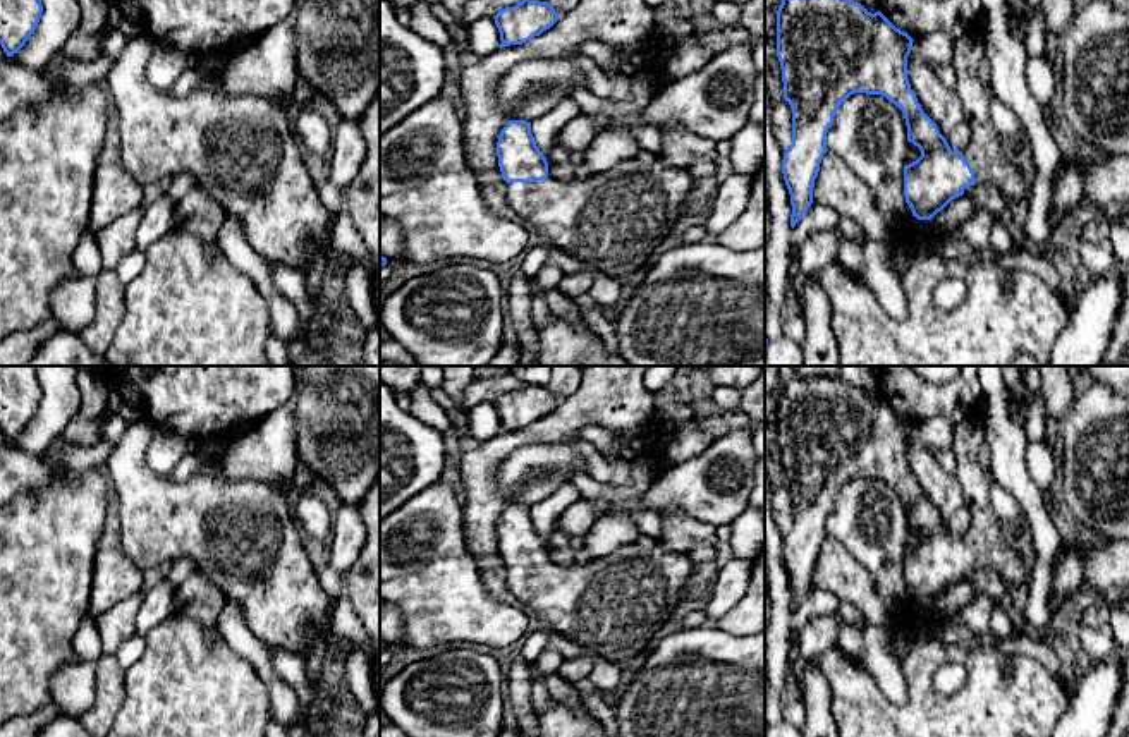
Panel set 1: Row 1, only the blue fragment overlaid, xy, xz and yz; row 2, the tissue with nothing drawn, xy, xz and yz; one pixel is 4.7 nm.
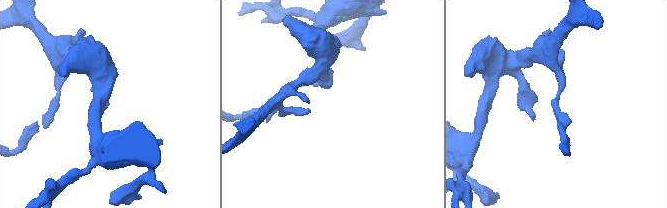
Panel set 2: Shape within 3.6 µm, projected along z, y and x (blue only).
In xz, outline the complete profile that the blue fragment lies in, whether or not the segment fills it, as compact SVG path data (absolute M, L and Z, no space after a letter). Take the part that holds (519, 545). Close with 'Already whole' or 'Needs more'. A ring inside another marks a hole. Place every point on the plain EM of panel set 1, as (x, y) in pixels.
M526 505L507 507L498 521L497 541L507 567L507 586L529 608L538 627L562 634L596 660L613 661L620 668L656 639L656 632L686 596L694 565L689 555L670 551L663 545L641 548L627 543L584 565L558 567L548 560L548 546Z. Needs more

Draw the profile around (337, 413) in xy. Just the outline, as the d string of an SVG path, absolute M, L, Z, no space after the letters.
M301 366L296 459L301 478L328 483L340 502L359 505L380 478L380 366Z

